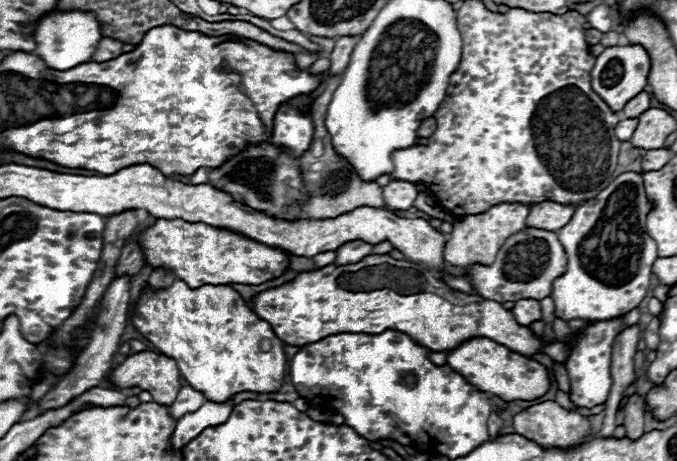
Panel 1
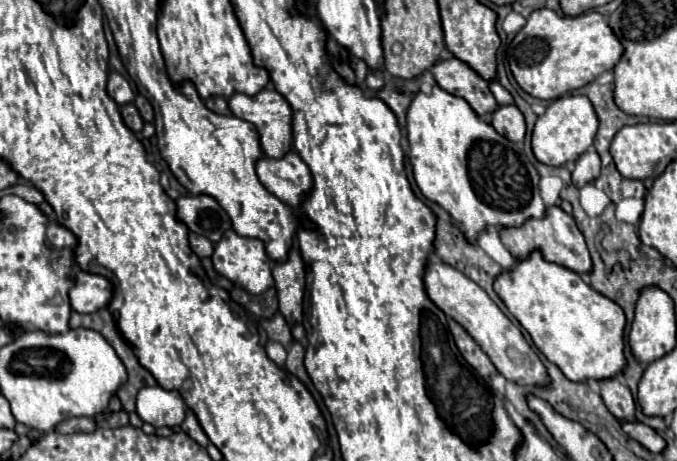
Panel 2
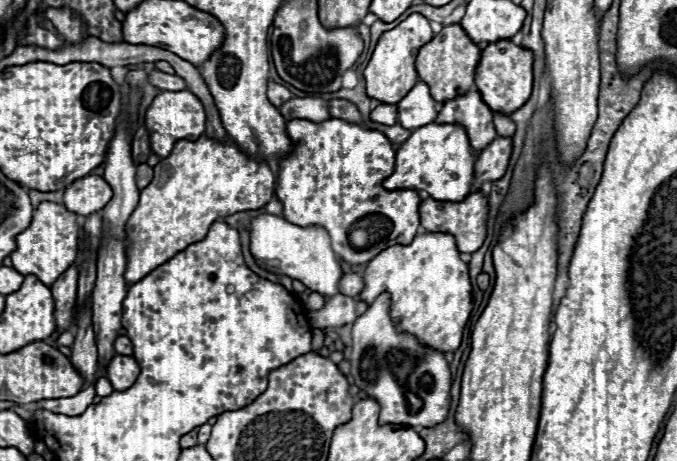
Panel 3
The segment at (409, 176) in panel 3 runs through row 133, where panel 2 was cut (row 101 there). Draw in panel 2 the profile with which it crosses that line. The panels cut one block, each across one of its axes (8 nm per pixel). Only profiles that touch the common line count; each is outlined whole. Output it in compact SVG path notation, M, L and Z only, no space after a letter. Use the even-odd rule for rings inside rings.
M438 86L430 94L418 92L408 108L406 116L406 136L410 142L410 164L414 168L414 180L420 192L430 200L440 204L452 220L458 224L462 234L470 244L476 244L480 234L492 226L498 232L504 228L518 228L528 218L544 218L546 206L540 198L538 182L540 176L534 164L526 158L522 146L500 136L492 124L476 116L464 98L452 96Z

